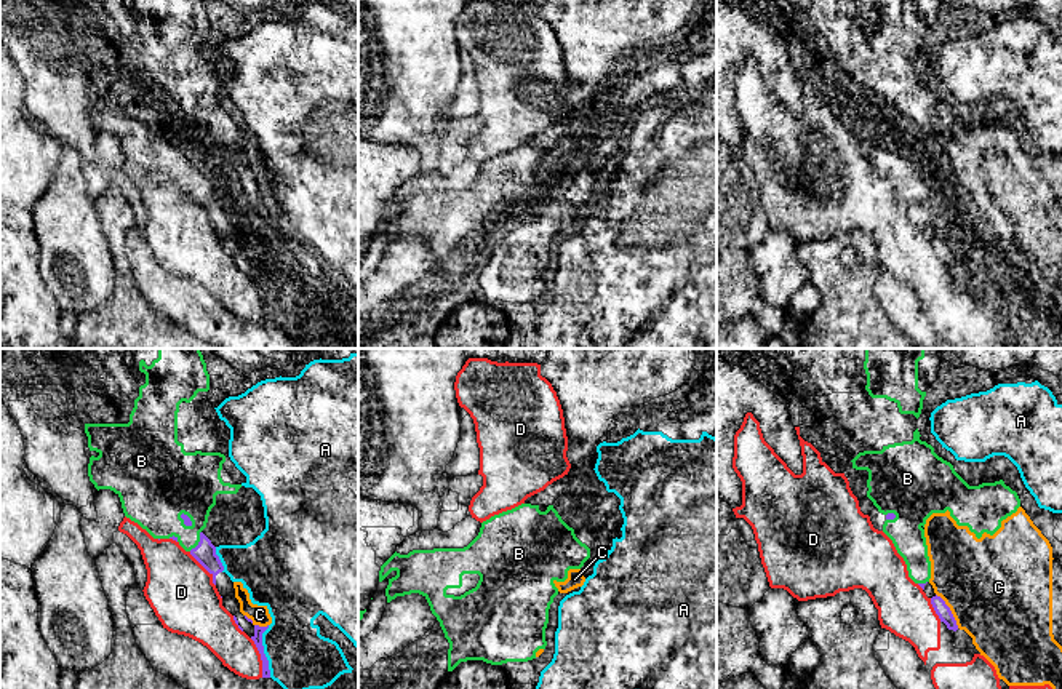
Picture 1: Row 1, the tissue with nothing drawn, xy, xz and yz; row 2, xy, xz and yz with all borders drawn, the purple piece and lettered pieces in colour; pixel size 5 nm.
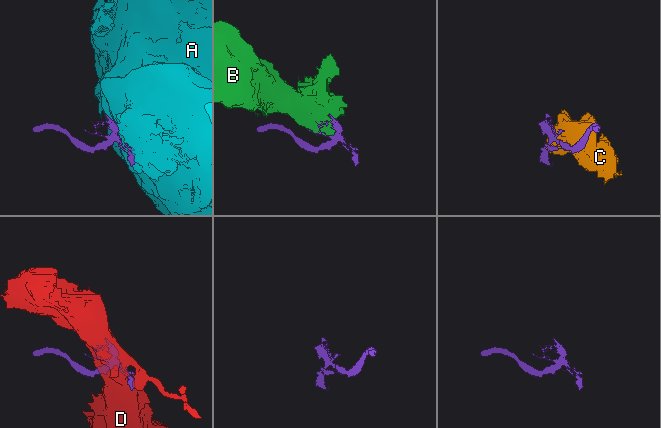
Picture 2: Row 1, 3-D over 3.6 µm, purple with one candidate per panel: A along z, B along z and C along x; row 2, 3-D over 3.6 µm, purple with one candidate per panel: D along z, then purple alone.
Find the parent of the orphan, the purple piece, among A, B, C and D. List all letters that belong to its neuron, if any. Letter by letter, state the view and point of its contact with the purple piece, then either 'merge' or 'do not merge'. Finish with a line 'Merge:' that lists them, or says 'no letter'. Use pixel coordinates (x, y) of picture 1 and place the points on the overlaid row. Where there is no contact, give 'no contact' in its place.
A: contact xy (263, 651); do not merge
B: contact xy (199, 542); merge
C: contact yz (950, 611); do not merge
D: contact xy (261, 657); do not merge
Merge: B

